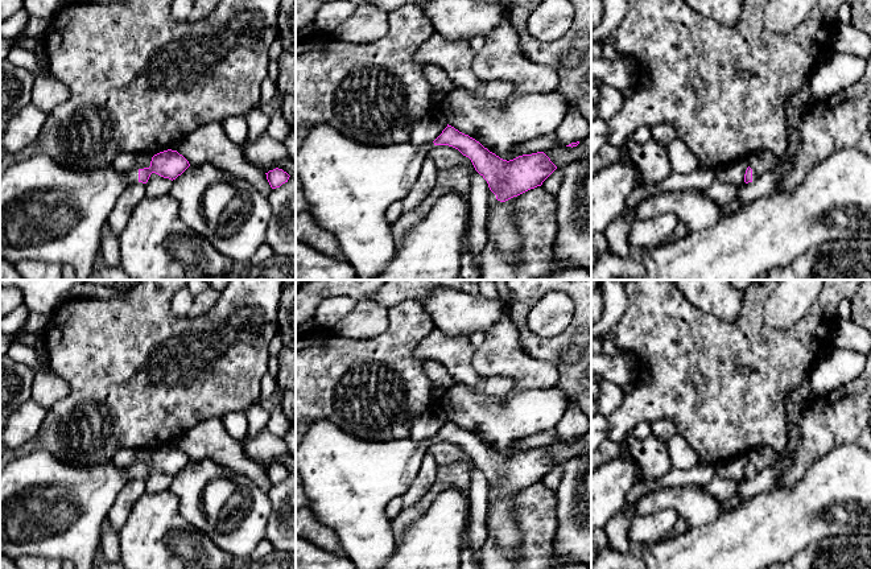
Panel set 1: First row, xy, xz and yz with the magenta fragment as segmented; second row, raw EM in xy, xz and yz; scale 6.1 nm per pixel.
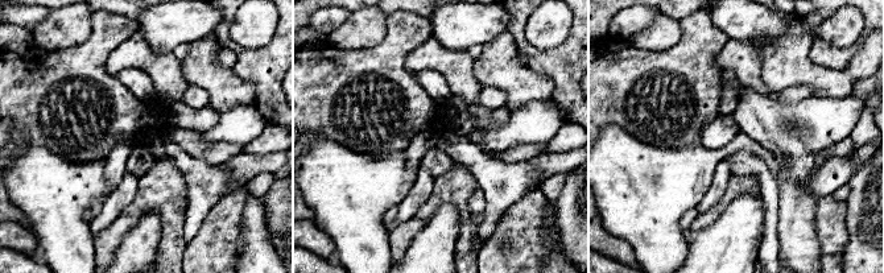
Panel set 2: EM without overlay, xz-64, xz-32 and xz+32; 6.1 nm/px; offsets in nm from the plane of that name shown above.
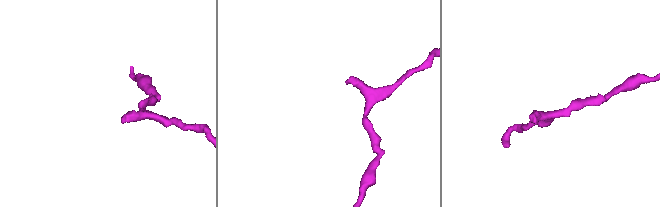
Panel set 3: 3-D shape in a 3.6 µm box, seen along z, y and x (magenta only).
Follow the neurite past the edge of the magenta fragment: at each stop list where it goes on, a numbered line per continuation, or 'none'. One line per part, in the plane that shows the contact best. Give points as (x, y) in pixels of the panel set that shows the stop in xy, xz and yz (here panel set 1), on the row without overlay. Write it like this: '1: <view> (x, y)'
1: xy (48, 508)

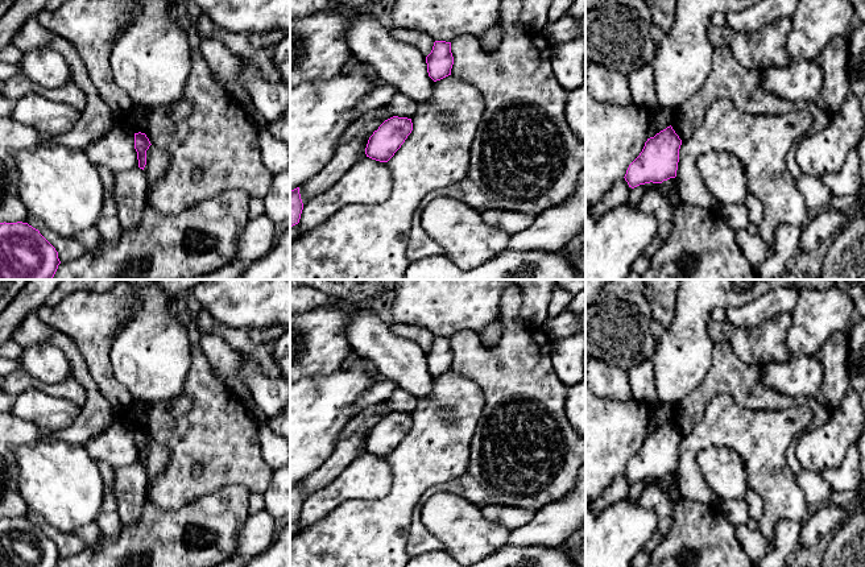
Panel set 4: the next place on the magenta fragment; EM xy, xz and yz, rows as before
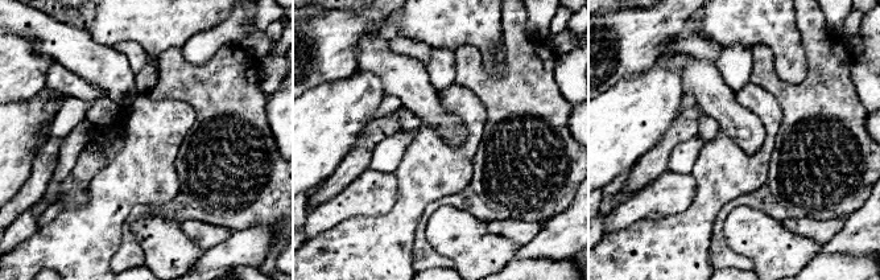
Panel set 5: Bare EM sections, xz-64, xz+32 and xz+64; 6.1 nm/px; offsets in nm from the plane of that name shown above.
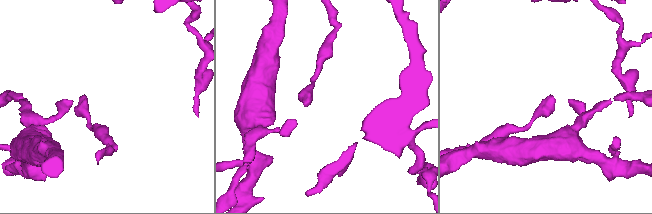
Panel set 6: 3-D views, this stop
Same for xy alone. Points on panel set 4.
none

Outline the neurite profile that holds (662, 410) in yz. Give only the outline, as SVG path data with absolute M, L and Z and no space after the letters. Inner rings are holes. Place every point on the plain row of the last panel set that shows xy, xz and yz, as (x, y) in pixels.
M658 401L653 406L653 411L654 411L653 419L655 422L657 429L659 429L661 426L671 421L672 407L674 407L672 405L663 402L663 401Z

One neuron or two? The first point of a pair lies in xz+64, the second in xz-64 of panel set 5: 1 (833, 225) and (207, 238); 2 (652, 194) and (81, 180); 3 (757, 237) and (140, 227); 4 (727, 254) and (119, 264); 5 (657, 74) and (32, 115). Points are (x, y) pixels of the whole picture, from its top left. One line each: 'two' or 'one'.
1: one
2: two
3: one
4: one
5: one

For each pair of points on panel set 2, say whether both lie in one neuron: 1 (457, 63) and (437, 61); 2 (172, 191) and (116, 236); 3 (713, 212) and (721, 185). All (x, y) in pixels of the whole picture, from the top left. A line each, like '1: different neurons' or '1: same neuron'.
1: same neuron
2: same neuron
3: different neurons

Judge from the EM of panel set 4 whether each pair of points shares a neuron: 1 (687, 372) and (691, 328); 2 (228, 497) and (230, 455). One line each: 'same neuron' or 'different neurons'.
1: same neuron
2: different neurons

